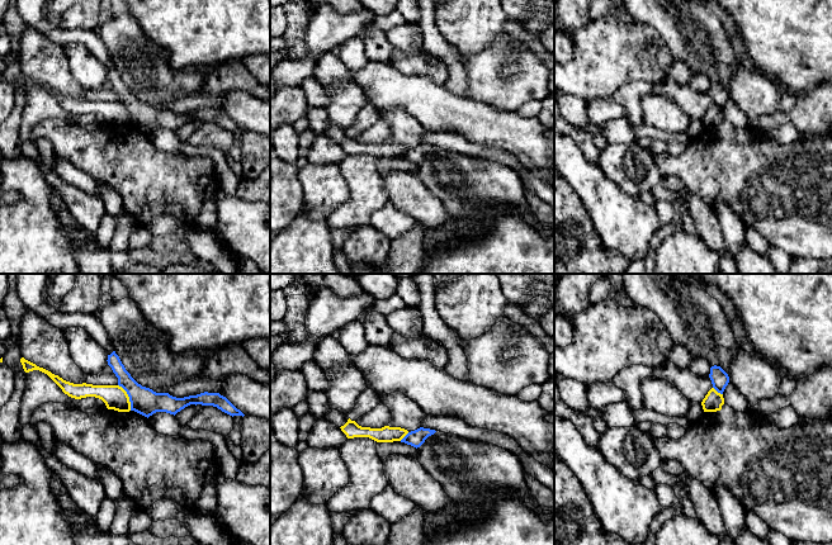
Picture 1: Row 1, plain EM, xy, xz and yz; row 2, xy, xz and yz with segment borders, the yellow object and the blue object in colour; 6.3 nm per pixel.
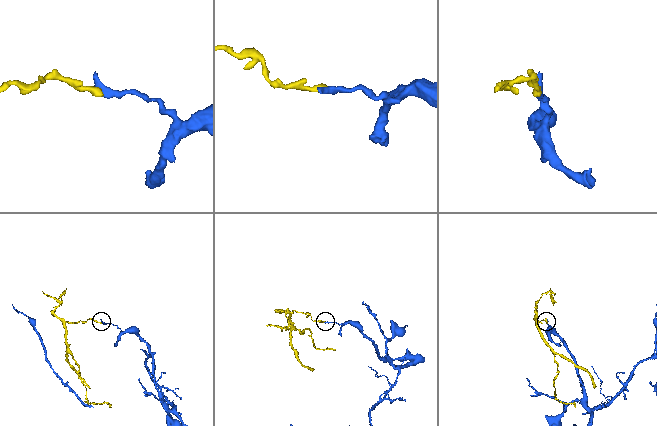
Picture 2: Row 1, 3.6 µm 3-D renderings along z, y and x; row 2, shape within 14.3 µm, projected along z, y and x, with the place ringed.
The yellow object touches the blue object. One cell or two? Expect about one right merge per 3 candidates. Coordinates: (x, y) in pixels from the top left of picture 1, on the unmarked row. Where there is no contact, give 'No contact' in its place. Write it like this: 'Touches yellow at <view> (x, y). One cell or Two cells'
Touches yellow at xy (128, 113). Two cells

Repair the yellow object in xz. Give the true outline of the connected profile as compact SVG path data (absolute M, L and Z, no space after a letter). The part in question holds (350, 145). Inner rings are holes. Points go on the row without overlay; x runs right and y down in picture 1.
M350 134L340 143L348 155L369 153L377 158L393 158L401 157L408 147L401 143L384 142L382 144L361 143Z

